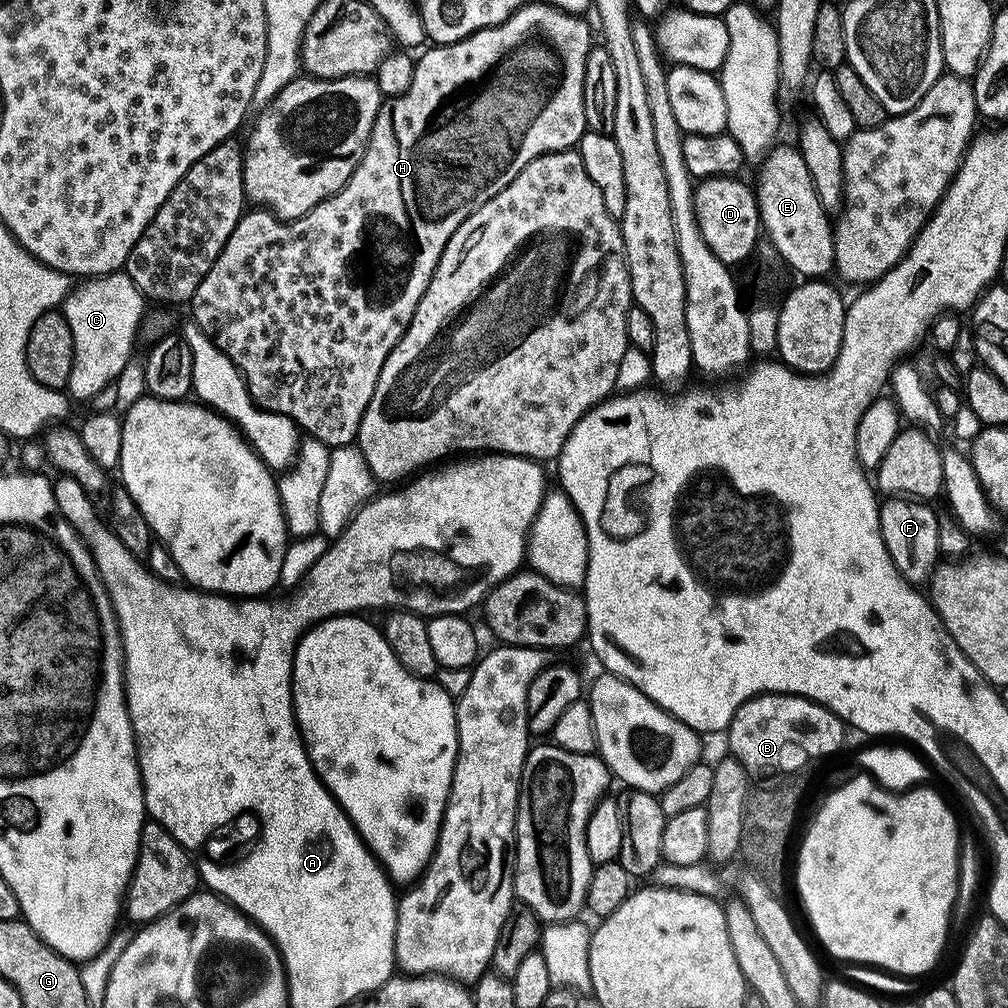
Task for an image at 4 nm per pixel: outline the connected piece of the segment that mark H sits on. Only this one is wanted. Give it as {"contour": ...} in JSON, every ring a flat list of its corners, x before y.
{"contour":[[530,2,502,26,482,30,457,44,429,47,423,53,425,56,416,60,414,82,408,93,399,96,397,100,388,100,381,108,374,122,366,154,340,193,297,220,285,222,267,210,252,210,256,212,249,211,240,219,230,242,226,242,226,250,218,262,214,262,214,270,210,270,202,286,198,286,198,294,190,302,190,309,196,315,193,316,194,323,226,358,230,358,247,380,249,394,257,407,292,419,298,429,305,433,308,431,307,435,311,439,331,450,350,448,359,441,362,418,366,418,366,410,370,410,370,402,374,402,374,390,378,390,378,378,382,378,386,358,394,354,410,322,414,322,414,314,438,270,438,262,442,262,442,254,450,238,458,234,466,218,478,214,486,202,498,198,498,194,502,194,502,190,506,190,506,186,510,186,510,182,514,182,514,178,518,178,518,174,522,174,530,162,546,154,575,149,581,138,588,133,586,74,594,41,592,28,586,21,587,19,571,16,569,12,551,8,547,2]]}

